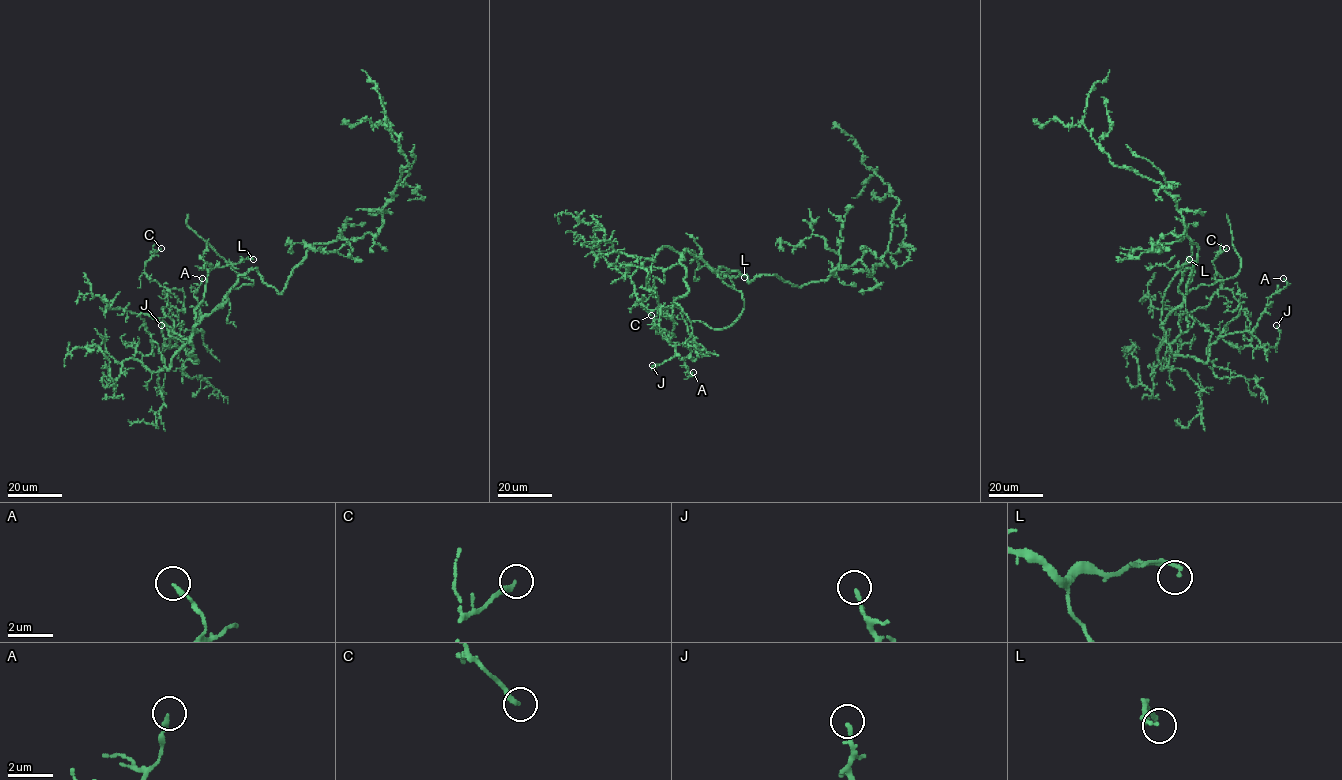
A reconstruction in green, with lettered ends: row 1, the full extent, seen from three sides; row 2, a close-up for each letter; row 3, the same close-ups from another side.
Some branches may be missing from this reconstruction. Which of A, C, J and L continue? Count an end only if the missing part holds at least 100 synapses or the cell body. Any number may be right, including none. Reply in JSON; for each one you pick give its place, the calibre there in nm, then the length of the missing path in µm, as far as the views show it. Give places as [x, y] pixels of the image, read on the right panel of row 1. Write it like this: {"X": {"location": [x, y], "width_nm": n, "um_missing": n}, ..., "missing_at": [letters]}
{"missing_at": []}

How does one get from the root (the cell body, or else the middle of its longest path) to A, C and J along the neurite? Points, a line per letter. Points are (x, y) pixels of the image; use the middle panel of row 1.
A: (771, 275), (749, 283), (684, 251), (688, 291), (674, 304), (694, 340), (684, 360), (693, 372)
C: (771, 275), (714, 272), (686, 249), (654, 280), (659, 306), (635, 301), (651, 315)
J: (771, 275), (714, 272), (686, 249), (688, 291), (660, 310), (675, 353), (652, 365)

